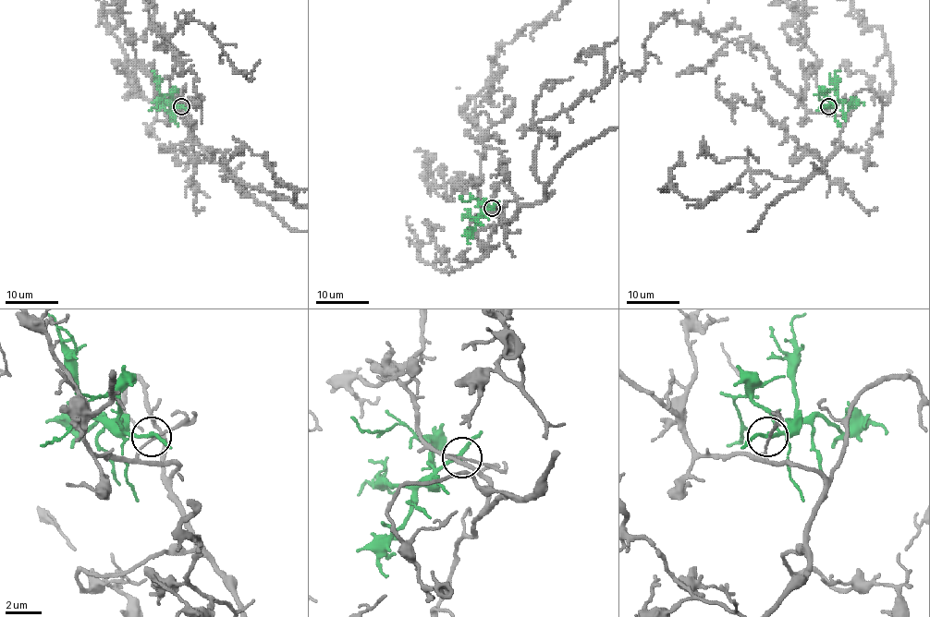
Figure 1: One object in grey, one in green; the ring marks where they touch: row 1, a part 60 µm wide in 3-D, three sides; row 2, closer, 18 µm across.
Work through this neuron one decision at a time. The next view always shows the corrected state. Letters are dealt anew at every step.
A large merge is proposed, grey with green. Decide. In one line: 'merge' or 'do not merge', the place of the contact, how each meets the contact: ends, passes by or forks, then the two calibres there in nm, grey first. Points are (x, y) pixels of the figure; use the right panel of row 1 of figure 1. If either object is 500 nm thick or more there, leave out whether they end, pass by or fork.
do not merge; place (828, 106); grey passes by; green passes by; calibres 110 and 200 nm

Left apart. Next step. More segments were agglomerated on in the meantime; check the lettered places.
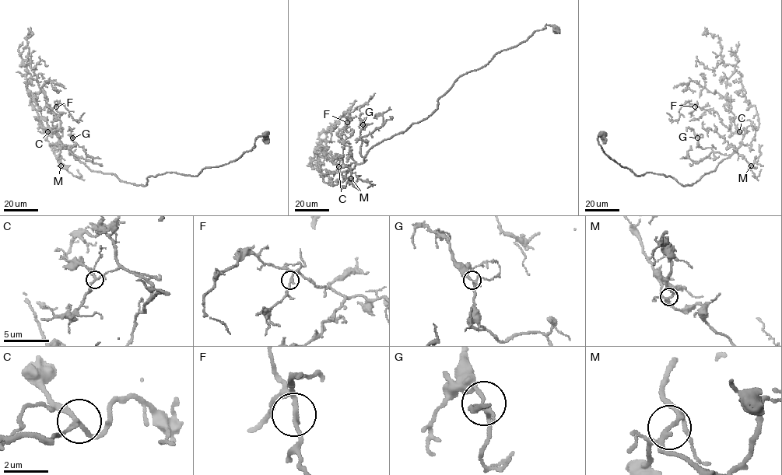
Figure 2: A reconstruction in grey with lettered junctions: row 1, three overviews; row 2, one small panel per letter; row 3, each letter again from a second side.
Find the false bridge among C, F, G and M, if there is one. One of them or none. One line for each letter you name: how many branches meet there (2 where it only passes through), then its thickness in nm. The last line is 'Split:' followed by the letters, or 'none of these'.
Split: none of these

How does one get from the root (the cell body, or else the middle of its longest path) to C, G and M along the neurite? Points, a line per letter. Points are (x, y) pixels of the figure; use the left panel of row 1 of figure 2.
C: (265, 134), (234, 161), (195, 176), (149, 176), (142, 186), (91, 170), (47, 131)
G: (265, 134), (234, 161), (205, 167), (195, 176), (149, 176), (145, 186), (91, 170), (70, 155), (72, 137)
M: (265, 134), (234, 161), (195, 176), (149, 176), (145, 186), (92, 171), (68, 149), (60, 150), (61, 165)

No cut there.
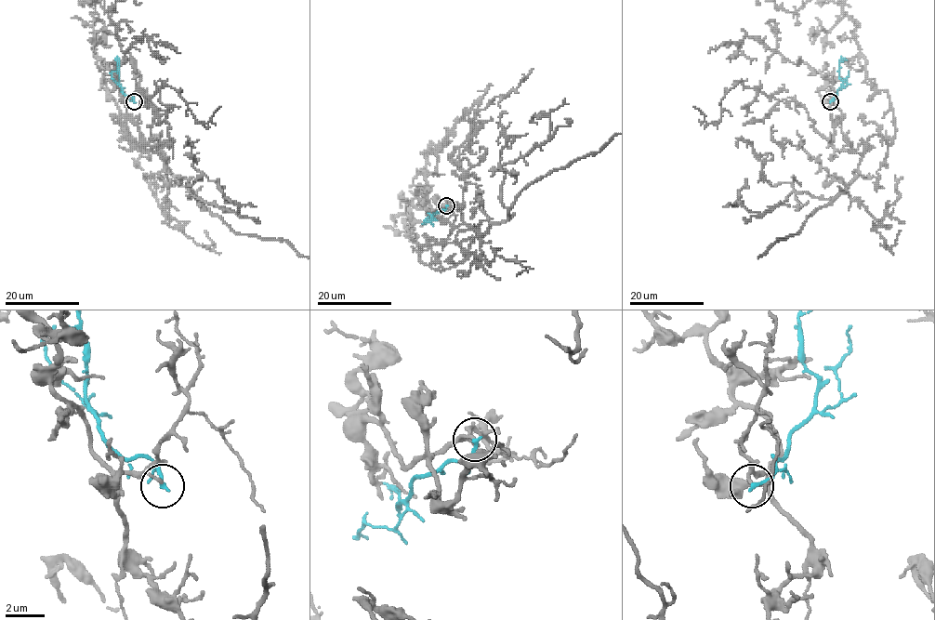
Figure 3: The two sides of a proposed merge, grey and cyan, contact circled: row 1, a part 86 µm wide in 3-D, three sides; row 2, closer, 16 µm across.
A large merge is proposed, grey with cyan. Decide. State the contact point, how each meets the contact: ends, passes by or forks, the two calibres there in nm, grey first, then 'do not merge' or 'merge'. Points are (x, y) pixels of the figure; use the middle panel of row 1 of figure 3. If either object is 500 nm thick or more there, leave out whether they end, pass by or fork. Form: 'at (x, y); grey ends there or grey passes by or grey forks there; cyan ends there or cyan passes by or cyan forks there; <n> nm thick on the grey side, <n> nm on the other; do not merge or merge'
at (446, 205); grey ends there; cyan ends there; 150 nm thick on the grey side, 220 nm on the other; do not merge

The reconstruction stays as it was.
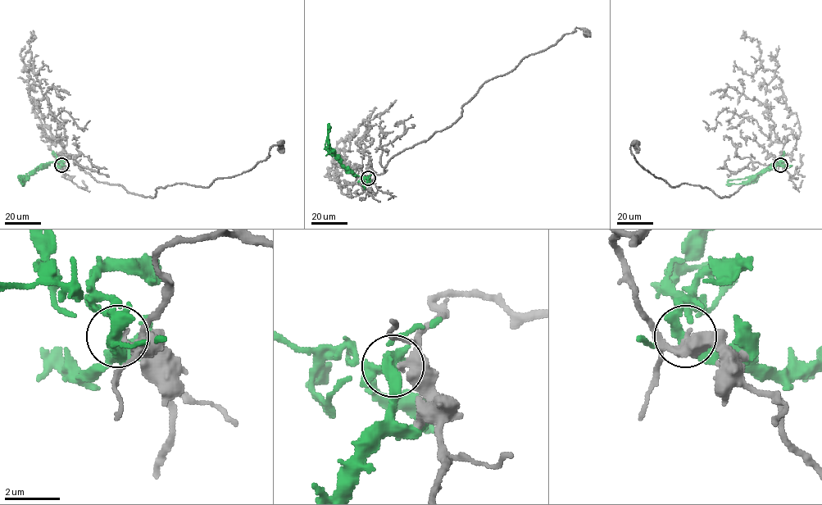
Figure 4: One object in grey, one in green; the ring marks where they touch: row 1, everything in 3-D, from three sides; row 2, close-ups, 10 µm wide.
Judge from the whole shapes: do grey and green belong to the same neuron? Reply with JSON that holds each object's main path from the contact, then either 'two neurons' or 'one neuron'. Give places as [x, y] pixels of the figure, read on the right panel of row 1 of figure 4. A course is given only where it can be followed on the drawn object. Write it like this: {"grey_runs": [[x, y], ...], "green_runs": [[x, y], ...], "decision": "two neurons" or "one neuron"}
{"grey_runs": [[780, 165], [776, 159], [753, 181], [720, 197], [700, 186], [671, 187], [636, 161], [630, 148], [636, 143]], "green_runs": [[780, 165], [779, 161], [751, 181], [731, 184], [728, 180]], "decision": "two neurons"}

